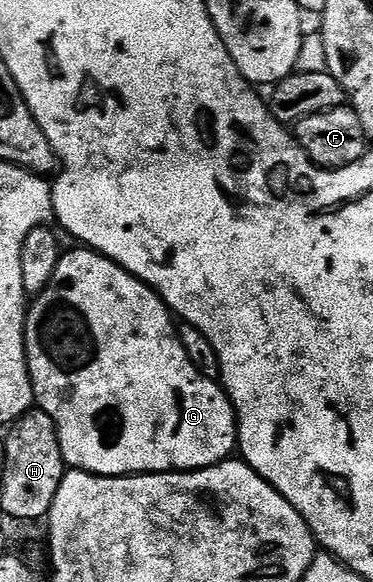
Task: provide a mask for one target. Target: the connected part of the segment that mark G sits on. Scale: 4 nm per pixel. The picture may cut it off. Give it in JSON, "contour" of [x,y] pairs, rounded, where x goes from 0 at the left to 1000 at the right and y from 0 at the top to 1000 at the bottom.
{"contour":[[[239,426],[206,428],[180,428],[169,435],[166,445],[150,454],[150,467],[139,467],[139,481],[129,481],[123,493],[78,521],[70,534],[70,624],[91,668],[91,689],[99,703],[115,704],[145,725],[166,787],[180,802],[233,808],[241,814],[265,814],[271,821],[332,821],[343,814],[453,814],[493,808],[544,808],[584,794],[609,792],[638,765],[638,720],[627,696],[576,651],[552,649],[520,631],[515,619],[504,619],[504,605],[493,605],[477,582],[472,553],[456,527],[408,493],[391,491],[279,438]]]}

